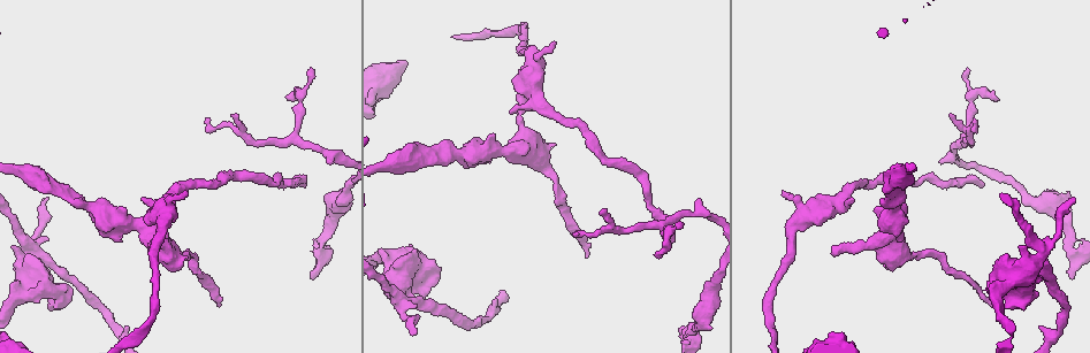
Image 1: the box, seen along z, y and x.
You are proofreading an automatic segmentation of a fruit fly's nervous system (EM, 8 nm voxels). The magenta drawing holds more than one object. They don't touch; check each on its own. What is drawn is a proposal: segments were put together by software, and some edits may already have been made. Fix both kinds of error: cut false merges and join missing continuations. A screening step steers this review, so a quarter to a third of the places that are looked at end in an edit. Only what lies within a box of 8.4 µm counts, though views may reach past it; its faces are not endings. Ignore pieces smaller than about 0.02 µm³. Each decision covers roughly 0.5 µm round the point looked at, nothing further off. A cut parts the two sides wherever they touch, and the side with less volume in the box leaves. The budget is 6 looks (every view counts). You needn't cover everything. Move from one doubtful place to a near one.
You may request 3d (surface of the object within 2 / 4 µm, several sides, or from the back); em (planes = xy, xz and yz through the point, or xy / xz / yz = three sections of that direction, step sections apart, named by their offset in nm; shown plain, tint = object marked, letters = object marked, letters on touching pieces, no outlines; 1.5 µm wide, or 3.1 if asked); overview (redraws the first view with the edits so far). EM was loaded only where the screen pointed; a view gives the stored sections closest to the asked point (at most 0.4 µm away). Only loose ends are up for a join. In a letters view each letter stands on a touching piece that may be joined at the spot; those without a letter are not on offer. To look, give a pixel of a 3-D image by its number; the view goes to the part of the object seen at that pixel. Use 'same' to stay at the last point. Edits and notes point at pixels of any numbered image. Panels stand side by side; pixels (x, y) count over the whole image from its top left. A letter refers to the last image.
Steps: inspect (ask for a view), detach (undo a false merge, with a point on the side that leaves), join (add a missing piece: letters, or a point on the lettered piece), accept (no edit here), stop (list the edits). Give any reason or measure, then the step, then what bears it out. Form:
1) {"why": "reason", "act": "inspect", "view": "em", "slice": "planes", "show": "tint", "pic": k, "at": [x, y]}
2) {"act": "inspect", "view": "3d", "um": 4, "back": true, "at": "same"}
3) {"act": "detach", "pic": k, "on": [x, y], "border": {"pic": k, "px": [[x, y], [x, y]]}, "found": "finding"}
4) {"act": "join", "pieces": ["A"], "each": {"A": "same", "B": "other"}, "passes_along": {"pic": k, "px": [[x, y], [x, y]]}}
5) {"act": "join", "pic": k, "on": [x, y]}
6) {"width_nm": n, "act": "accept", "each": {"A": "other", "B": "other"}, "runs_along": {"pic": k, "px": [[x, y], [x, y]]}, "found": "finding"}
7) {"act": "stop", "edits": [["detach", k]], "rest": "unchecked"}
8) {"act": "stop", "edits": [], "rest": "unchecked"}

{"why": "calibre changes", "act": "inspect", "view": "em", "slice": "planes", "show": "letters", "pic": 1, "at": [548, 167]}

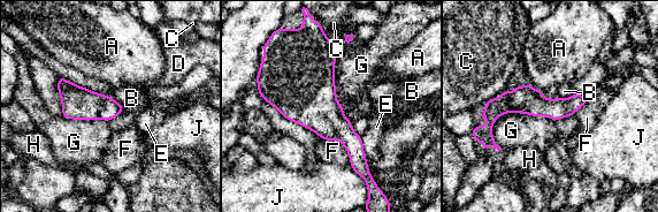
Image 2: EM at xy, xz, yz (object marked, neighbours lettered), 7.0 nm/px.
{"act": "accept", "each": {"A": "other", "B": "other", "C": "other", "D": "other", "E": "other", "F": "other", "G": "other", "H": "other", "J": "other"}, "border": {"pic": 2, "px": [[573, 114], [503, 113], [492, 138]]}, "found": "continuous, no second cell"}

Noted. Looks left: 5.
{"why": "free end", "act": "inspect", "view": "em", "slice": "planes", "show": "letters", "pic": 1, "at": [301, 186]}

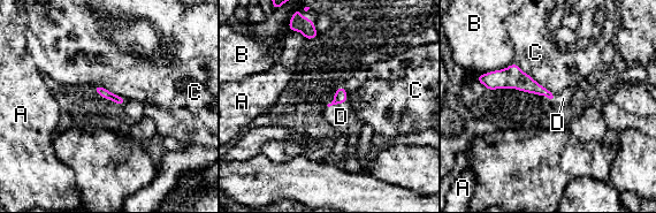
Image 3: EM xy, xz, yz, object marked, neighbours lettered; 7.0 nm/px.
{"act": "join", "pieces": ["D"], "each": {"A": "other", "B": "other", "C": "other", "D": "same"}, "passes_along": {"pic": 3, "px": [[341, 96], [336, 104], [341, 116]]}, "found": "it goes on there"}

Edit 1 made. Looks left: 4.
{"why": "tapers out", "act": "inspect", "view": "3d", "um": 2, "pic": 1, "at": [219, 304]}

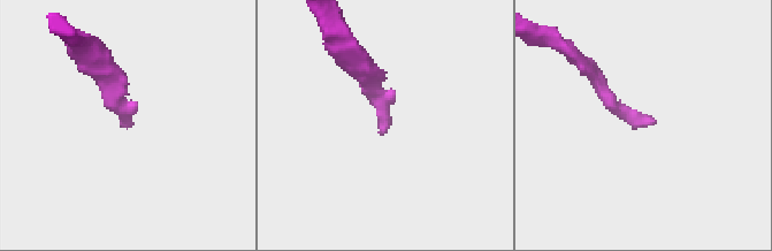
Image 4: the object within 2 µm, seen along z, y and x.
{"act": "inspect", "view": "em", "slice": "planes", "show": "plain", "pic": 4, "at": [131, 124]}

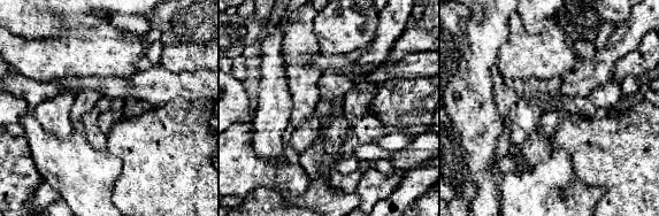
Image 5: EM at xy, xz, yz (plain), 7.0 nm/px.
{"why": "see the neighbours", "act": "inspect", "view": "em", "slice": "planes", "show": "letters", "at": "same"}

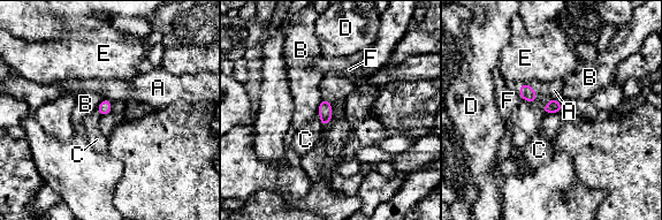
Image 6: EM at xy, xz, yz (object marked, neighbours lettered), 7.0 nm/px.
{"width_nm": 90, "act": "accept", "each": {"A": "other", "B": "other", "C": "other", "D": "other", "E": "other", "F": "other"}, "border": {"pic": 6, "px": [[318, 112], [321, 124]]}, "found": "none of them fits"}

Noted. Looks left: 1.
{"act": "stop", "edits": [["join", 3]], "rest": "unchecked"}

